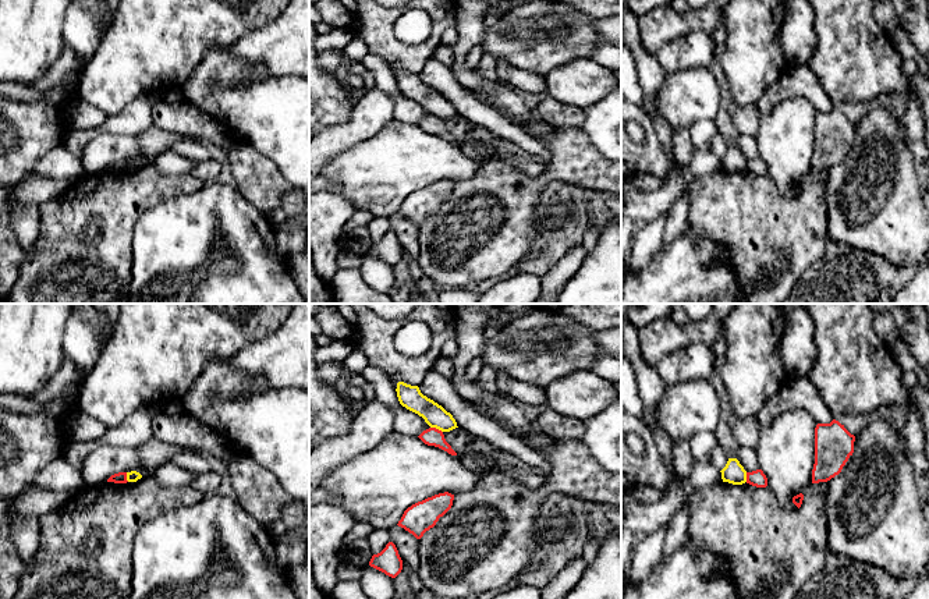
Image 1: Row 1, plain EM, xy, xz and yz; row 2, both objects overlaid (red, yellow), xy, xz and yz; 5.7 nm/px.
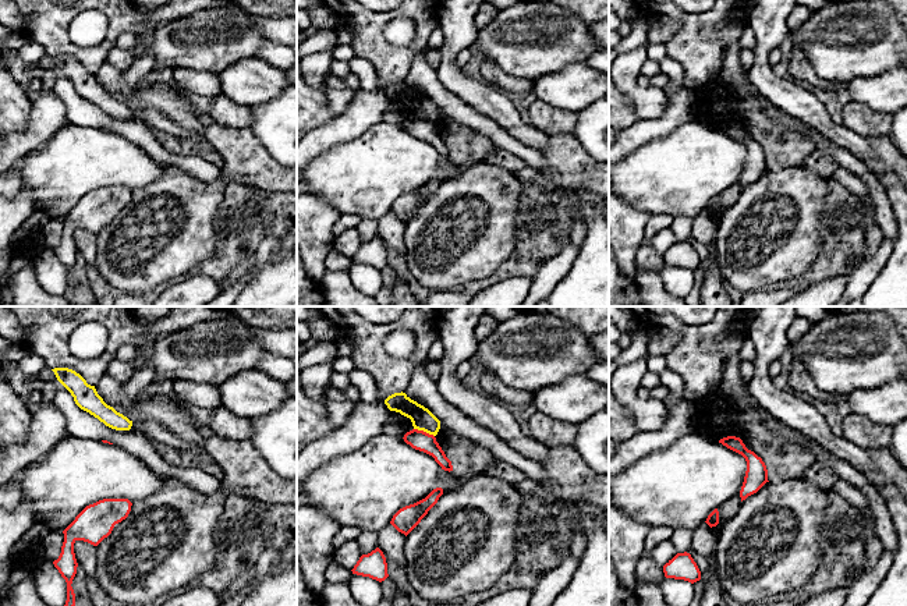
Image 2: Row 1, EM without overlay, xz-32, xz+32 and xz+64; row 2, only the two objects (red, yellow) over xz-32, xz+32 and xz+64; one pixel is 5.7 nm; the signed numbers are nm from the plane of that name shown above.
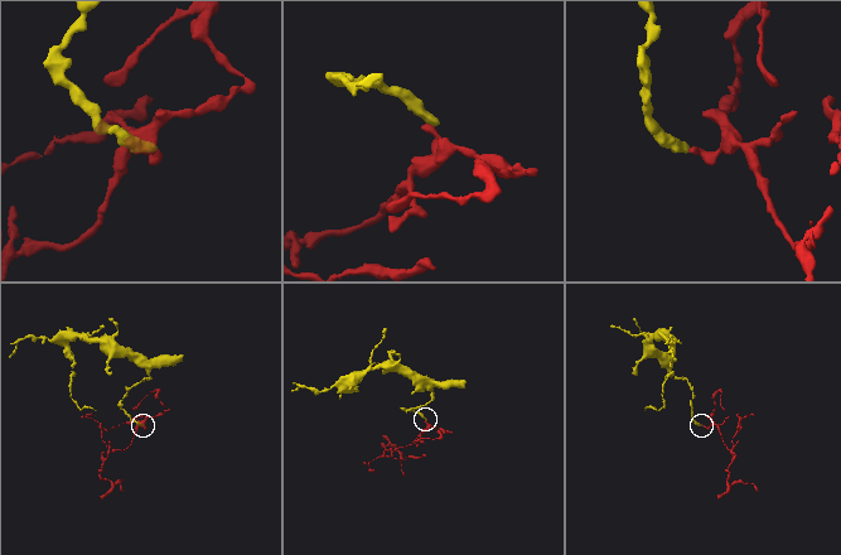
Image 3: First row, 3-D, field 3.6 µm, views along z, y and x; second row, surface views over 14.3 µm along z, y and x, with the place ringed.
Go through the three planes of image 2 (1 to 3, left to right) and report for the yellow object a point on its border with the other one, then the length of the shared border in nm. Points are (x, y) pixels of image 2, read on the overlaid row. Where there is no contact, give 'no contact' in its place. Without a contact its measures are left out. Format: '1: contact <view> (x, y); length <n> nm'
1: no contact
2: contact xz+32 (422, 431); length 130 nm
3: no contact

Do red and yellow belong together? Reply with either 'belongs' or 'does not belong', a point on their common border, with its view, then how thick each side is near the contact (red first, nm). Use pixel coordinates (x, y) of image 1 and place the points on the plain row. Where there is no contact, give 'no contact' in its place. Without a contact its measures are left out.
does not belong; meets red in xz at (435, 116); 110 nm thick on the red side, 140 nm on the other

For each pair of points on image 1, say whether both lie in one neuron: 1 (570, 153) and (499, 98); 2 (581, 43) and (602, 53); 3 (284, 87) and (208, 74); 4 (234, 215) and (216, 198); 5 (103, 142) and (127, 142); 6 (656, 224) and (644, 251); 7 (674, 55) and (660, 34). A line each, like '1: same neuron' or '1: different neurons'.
1: different neurons
2: different neurons
3: same neuron
4: same neuron
5: same neuron
6: same neuron
7: different neurons

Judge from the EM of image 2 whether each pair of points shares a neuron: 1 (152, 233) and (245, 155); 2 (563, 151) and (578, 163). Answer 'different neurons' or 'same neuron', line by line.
1: same neuron
2: same neuron

